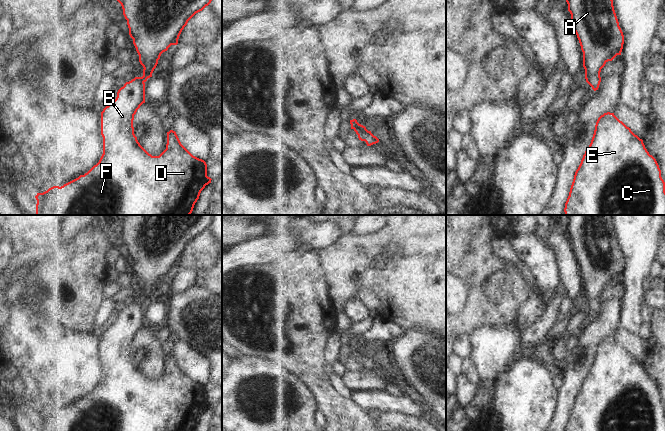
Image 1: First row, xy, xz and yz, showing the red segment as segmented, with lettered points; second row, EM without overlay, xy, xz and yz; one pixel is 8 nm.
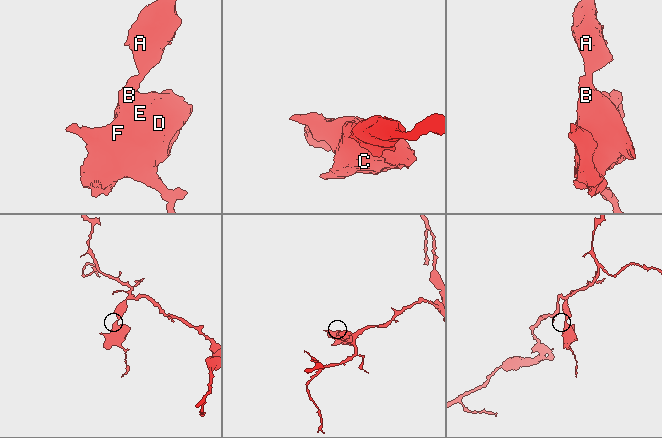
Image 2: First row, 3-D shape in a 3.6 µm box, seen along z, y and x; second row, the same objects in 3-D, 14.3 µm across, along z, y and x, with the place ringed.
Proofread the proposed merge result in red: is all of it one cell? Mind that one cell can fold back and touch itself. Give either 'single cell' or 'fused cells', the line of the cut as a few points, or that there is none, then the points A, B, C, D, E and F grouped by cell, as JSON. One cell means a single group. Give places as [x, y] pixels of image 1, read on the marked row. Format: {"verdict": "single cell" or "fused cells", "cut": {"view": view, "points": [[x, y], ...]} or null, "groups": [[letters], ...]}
{"verdict": "single cell", "cut": null, "groups": [["A", "B", "C", "D", "E", "F"]]}

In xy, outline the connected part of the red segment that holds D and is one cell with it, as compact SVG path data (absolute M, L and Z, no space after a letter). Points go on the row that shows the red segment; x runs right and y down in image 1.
M117 0L127 20L129 35L143 66L143 76L126 82L117 92L117 97L101 112L101 135L103 154L99 162L87 173L64 184L53 186L43 193L37 193L36 215L190 215L201 191L211 183L207 176L207 164L193 156L180 142L175 131L167 132L166 149L159 156L149 154L134 134L134 115L145 103L145 82L152 77L163 52L171 45L177 45L179 36L188 21L208 6L212 0Z

